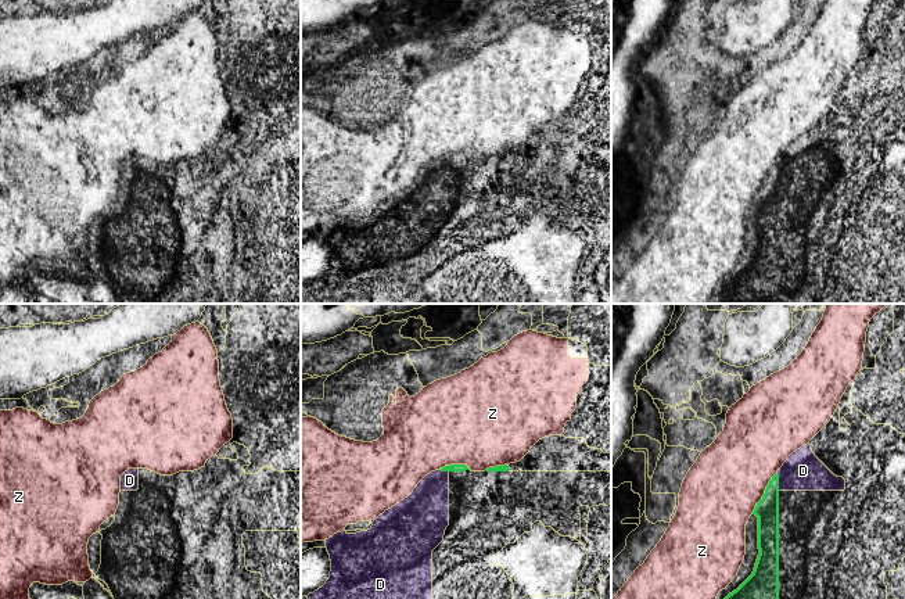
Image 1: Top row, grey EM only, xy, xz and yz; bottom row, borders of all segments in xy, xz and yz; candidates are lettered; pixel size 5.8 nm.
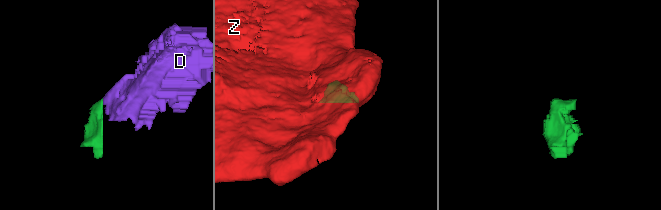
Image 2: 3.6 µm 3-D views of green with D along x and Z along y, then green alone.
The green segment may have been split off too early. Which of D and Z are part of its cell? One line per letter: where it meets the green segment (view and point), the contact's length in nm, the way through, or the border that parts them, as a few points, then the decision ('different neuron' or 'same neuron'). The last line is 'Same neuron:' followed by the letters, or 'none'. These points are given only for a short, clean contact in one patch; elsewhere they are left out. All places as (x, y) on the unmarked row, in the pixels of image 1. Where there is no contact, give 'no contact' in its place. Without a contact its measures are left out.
D: contact yz (778, 171); length 100 nm; same neuron
Z: contact yz (764, 183); length 280 nm; different neuron
Same neuron: D

